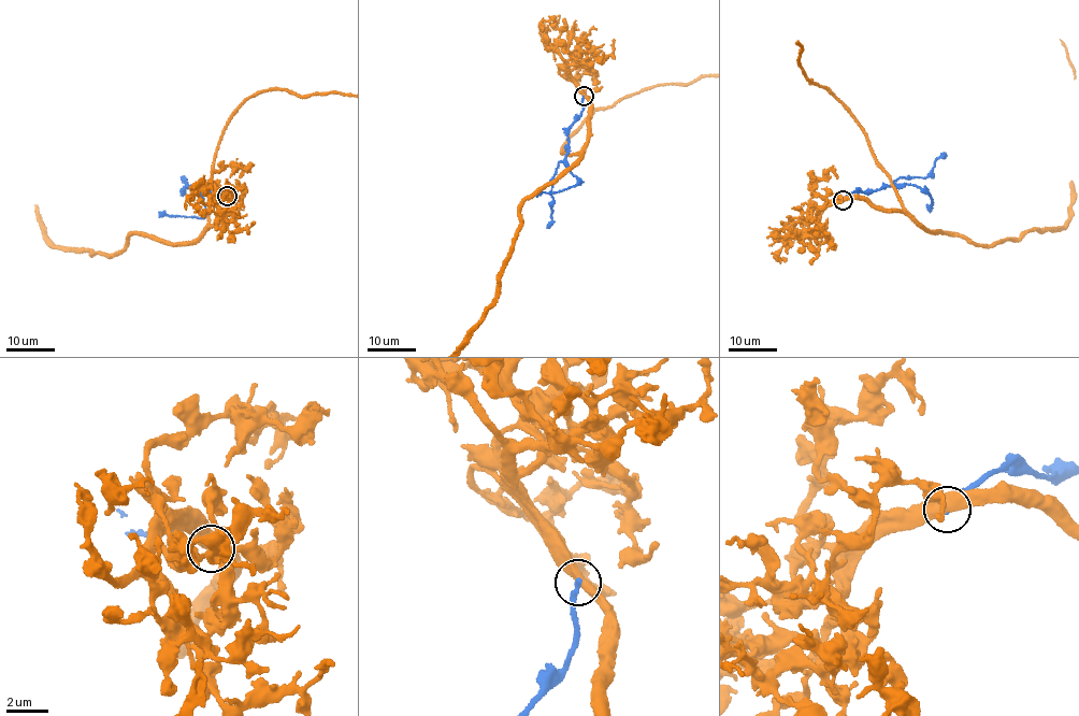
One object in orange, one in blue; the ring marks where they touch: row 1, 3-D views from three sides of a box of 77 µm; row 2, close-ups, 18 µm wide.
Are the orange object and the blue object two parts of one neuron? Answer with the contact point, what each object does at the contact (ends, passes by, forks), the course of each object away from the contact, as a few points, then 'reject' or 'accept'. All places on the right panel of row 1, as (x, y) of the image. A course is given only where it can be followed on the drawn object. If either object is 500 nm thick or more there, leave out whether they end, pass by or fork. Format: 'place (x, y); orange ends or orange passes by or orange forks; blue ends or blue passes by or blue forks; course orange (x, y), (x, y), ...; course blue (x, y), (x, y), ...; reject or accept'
place (843, 200); course blue (843, 200), (857, 190), (869, 192), (895, 185), (900, 177), (925, 177), (935, 160), (945, 154); reject

